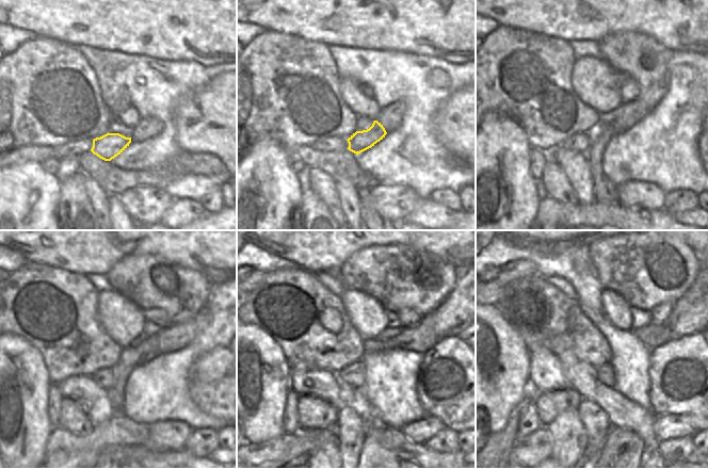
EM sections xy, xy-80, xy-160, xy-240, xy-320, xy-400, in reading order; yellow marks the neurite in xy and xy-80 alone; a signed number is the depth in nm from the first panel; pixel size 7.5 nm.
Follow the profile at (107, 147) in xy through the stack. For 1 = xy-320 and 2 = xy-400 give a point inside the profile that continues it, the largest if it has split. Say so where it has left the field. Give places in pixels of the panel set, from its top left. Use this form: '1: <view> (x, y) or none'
1: xy-320 (453, 316)
2: xy-400 (692, 313)

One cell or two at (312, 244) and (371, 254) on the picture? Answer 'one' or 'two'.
two

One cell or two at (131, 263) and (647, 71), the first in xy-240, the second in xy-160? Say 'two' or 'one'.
one

